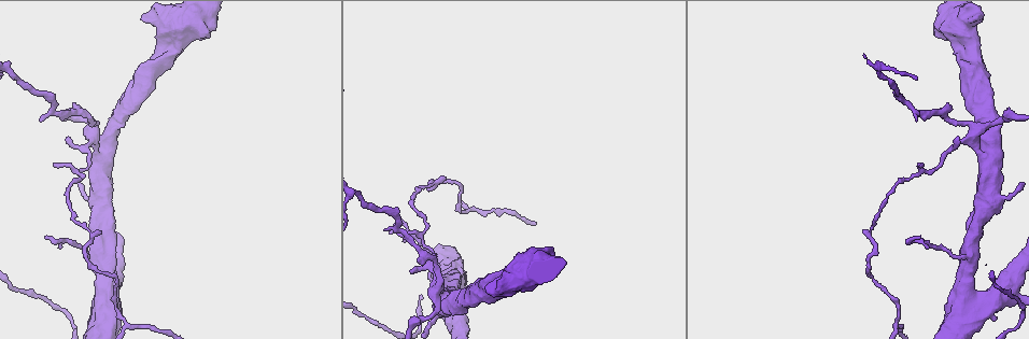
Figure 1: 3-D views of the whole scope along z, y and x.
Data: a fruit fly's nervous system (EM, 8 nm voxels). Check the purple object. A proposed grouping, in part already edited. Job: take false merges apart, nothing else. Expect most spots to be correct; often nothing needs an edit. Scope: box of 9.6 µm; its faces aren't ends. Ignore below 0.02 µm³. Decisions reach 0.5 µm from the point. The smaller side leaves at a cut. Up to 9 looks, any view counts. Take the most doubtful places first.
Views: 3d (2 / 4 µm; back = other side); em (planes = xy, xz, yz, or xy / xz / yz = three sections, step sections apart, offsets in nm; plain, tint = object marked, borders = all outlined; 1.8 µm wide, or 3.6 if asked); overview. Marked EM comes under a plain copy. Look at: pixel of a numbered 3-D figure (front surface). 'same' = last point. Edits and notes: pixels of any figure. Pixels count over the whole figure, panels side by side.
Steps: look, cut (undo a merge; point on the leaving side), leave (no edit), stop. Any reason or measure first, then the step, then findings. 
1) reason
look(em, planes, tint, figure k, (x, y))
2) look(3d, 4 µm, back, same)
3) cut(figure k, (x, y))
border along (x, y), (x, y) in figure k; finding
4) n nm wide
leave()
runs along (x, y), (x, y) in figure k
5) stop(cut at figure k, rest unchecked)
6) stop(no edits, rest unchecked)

four-way junction
look(em, 3.6 µm, planes, tint, figure 1, (971, 135))

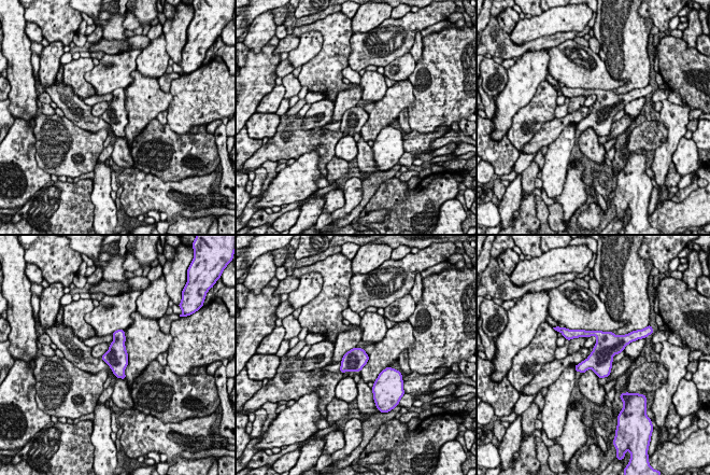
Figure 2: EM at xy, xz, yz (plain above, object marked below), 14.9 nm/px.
320 nm wide
leave()
one neuron here

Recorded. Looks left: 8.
look(em, planes, tint, figure 1, (894, 323))

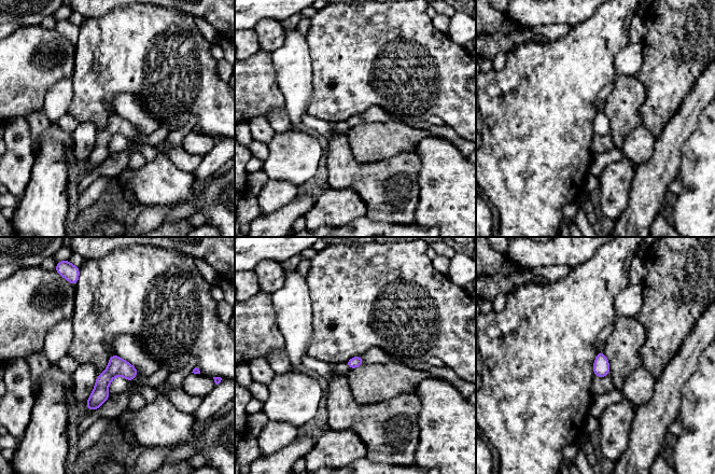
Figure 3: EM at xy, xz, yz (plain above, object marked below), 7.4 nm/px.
80 nm wide
leave()
runs along (134, 371), (114, 371), (90, 407) in figure 3; all the same neuron

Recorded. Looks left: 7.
sudden change in width
look(3d, 4 µm, figure 1, (107, 298))

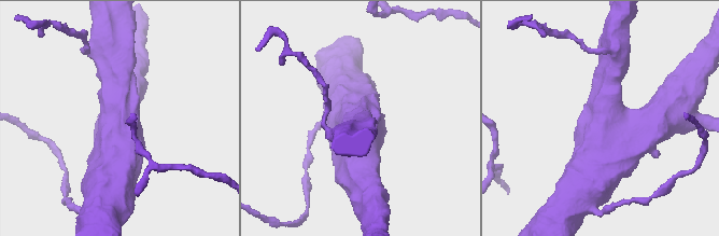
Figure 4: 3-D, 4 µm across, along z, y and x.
look(em, 3.6 µm, planes, tint, figure 4, (119, 118))

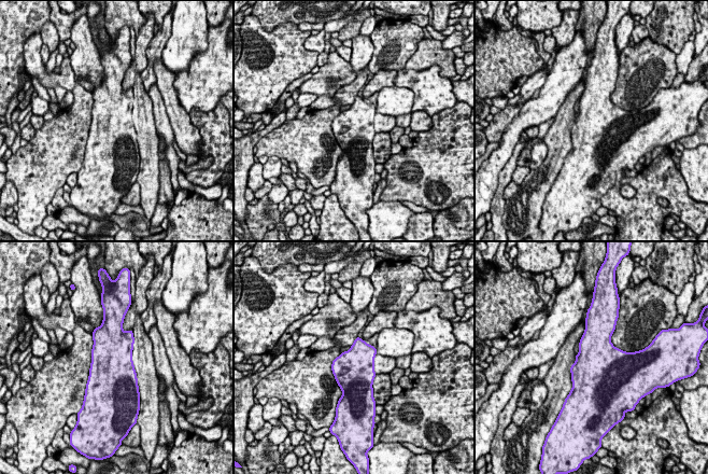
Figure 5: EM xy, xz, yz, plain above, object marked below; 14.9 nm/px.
leave()
continuous, no second neuron

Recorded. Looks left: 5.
look(em, planes, tint, figure 1, (512, 279))

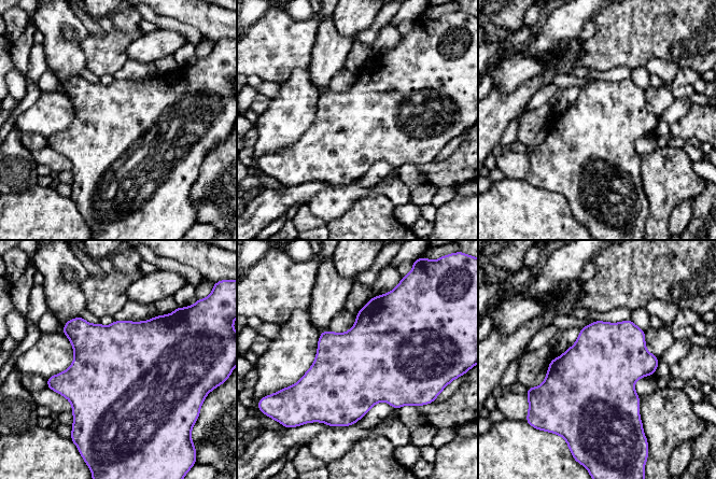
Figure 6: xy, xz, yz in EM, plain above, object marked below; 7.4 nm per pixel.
600 nm wide
leave()
continuous, no second neuron

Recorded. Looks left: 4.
stop(no edits, rest unchecked)

